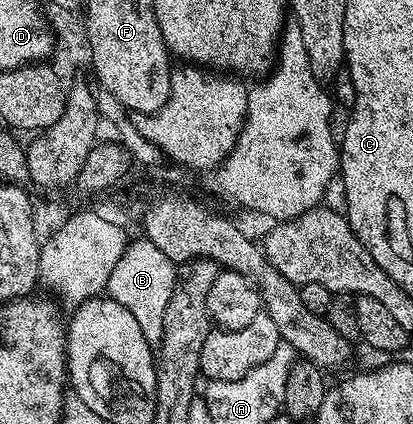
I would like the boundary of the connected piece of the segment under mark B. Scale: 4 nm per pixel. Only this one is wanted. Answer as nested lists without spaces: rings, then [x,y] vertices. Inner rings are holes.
[[[138,237],[138,241],[130,240],[126,244],[123,259],[119,259],[111,273],[107,297],[131,311],[150,345],[157,347],[163,339],[163,315],[167,315],[167,303],[177,282],[177,265],[167,259],[167,255],[163,255],[148,237]]]

